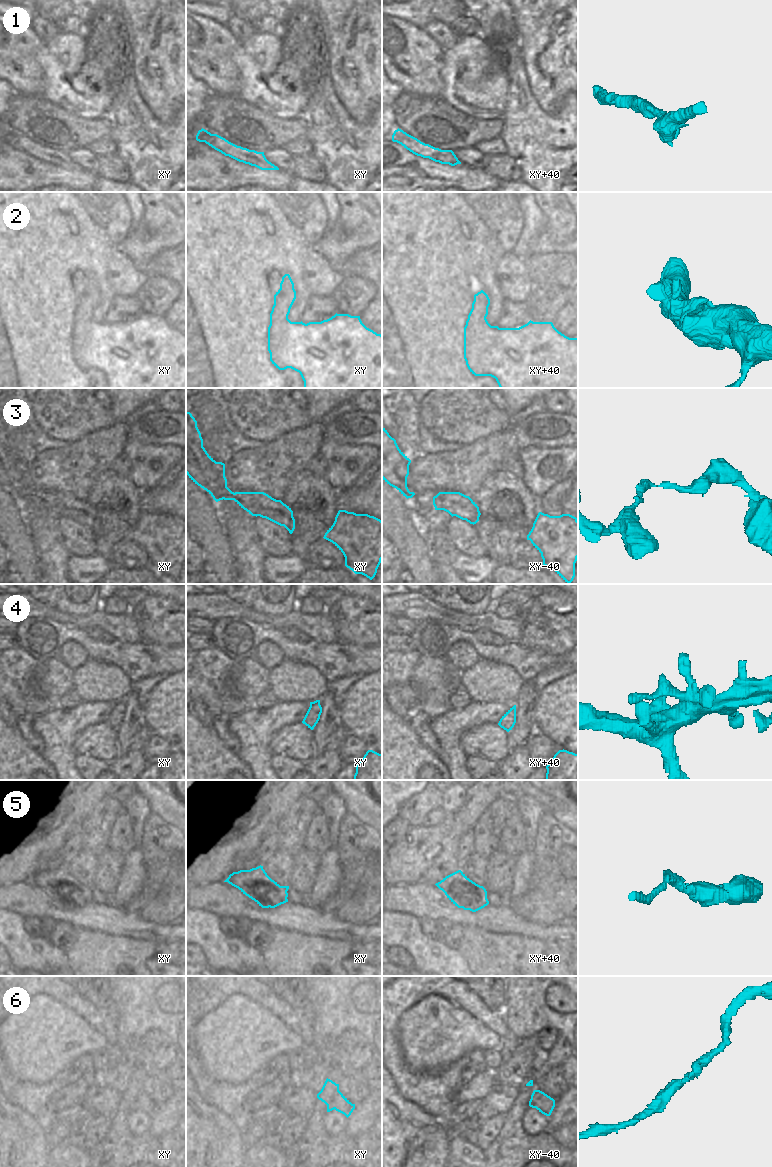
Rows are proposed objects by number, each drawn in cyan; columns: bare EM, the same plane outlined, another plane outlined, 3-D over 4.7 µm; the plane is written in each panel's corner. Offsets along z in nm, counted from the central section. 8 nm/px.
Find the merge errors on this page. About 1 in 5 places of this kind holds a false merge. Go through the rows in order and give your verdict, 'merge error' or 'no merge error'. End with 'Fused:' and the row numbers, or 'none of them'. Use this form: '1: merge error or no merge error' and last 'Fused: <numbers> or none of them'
1: no merge error
2: no merge error
3: no merge error
4: no merge error
5: no merge error
6: no merge error
Fused: none of them

